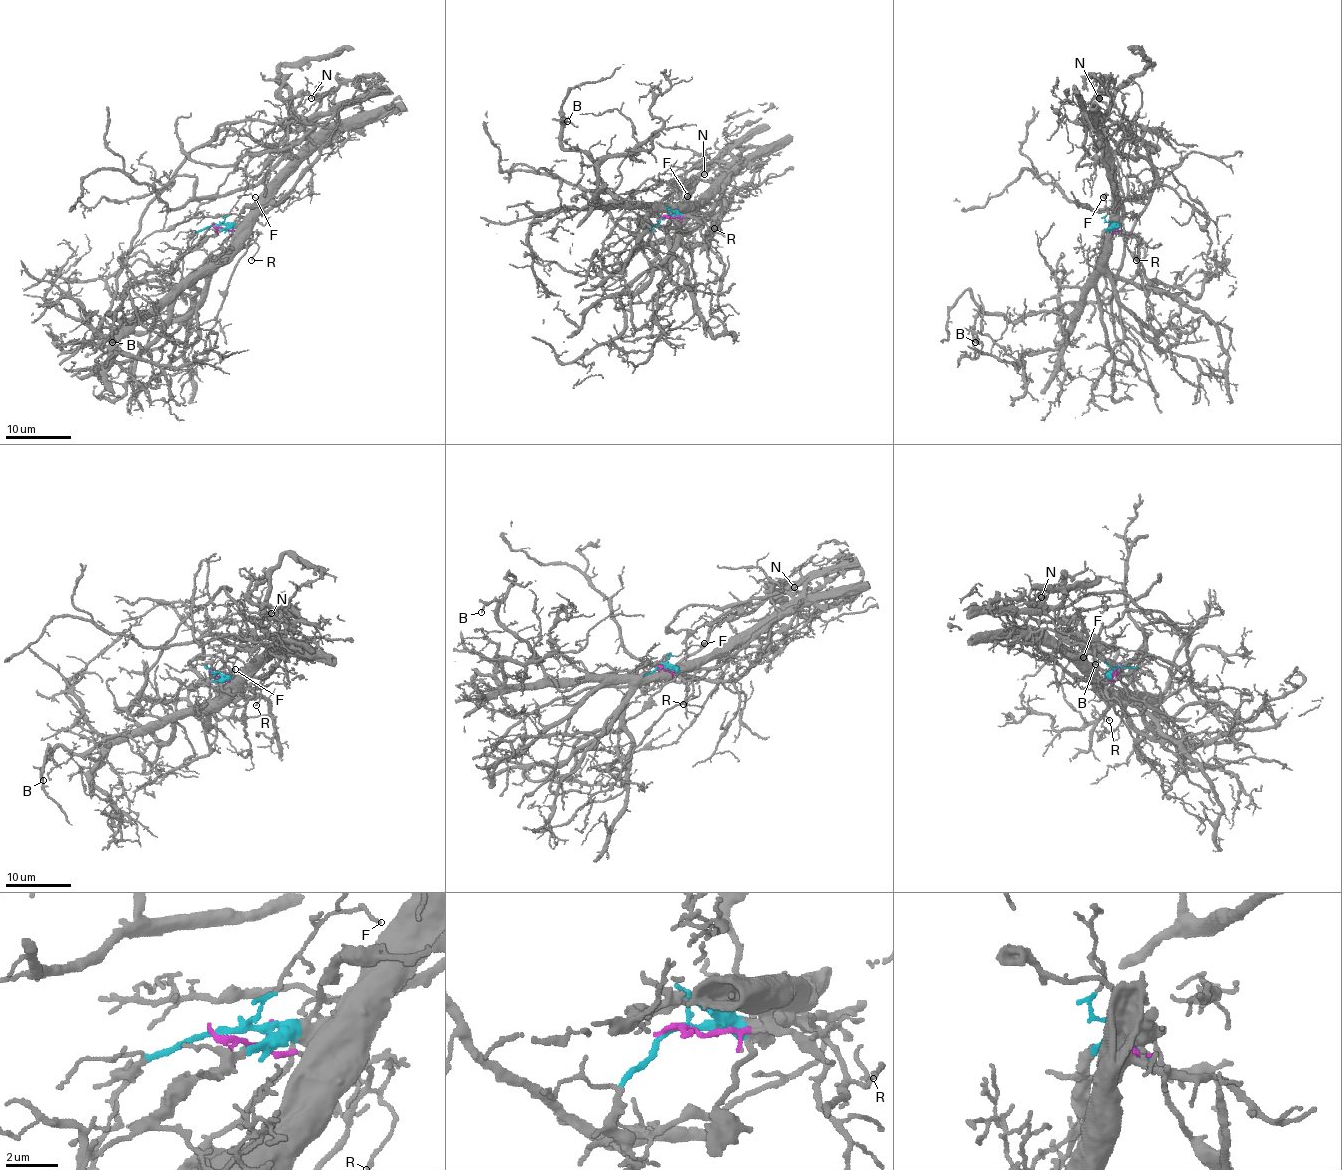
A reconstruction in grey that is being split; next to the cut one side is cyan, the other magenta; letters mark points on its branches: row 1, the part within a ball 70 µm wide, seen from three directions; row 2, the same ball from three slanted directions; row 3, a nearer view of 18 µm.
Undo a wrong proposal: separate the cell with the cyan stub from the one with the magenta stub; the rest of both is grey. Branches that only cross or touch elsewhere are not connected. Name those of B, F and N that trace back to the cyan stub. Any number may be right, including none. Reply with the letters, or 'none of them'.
F, N

